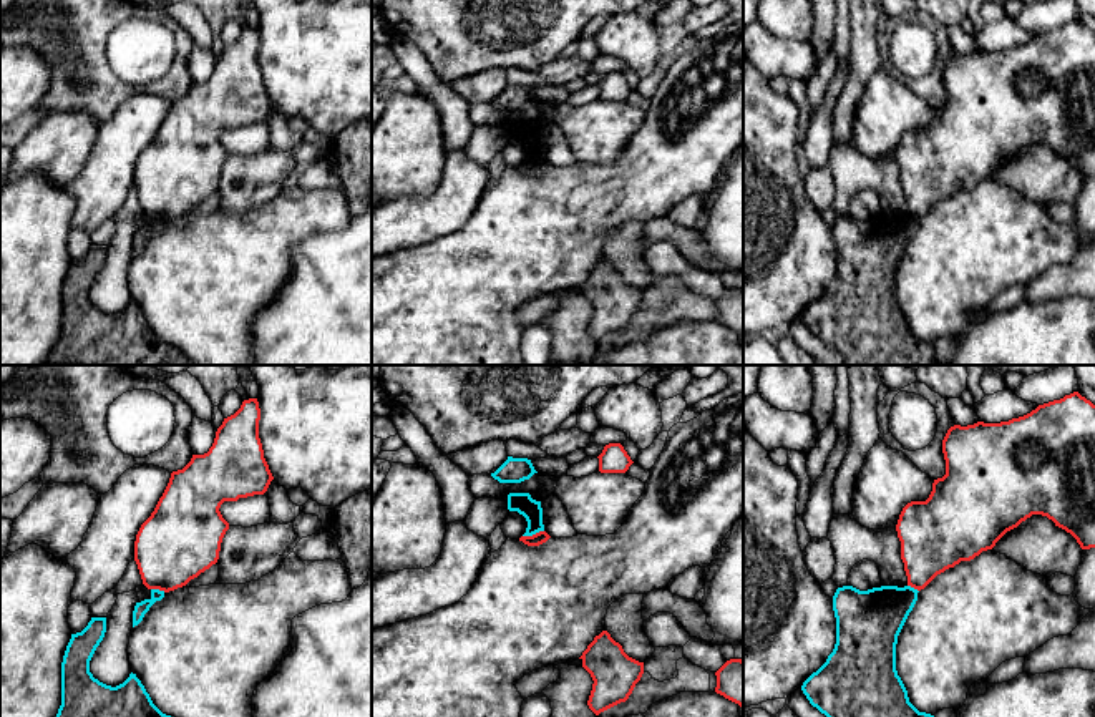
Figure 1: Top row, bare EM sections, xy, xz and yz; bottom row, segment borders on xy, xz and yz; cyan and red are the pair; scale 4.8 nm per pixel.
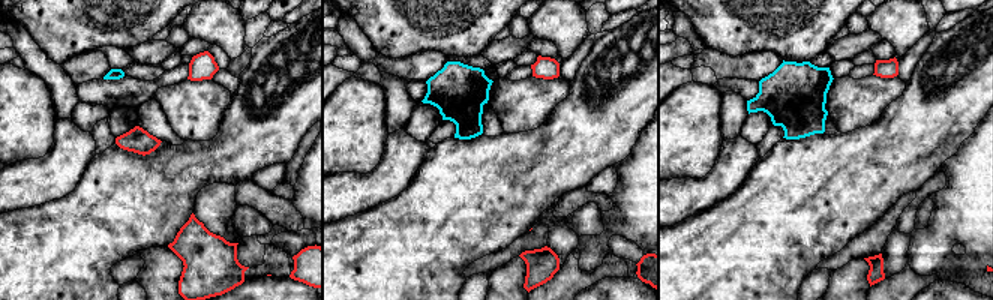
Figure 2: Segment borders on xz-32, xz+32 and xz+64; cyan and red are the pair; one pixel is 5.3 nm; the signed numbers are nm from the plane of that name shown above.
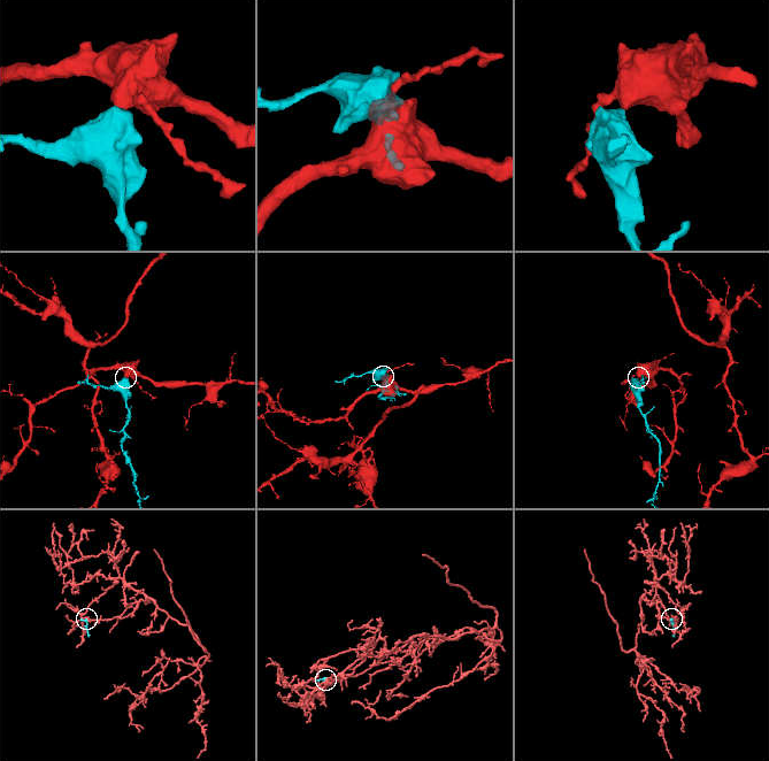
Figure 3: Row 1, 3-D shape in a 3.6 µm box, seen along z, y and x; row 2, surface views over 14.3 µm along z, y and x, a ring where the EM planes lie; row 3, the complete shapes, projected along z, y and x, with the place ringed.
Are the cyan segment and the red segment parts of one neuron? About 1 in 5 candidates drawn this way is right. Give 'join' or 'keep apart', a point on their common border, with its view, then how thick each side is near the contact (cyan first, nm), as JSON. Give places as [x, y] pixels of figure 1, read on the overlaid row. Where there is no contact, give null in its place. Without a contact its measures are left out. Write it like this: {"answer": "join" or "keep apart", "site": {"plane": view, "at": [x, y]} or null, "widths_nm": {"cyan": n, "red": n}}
{"answer": "keep apart", "site": {"plane": "xz", "at": [533, 533]}, "widths_nm": {"cyan": 100, "red": 60}}

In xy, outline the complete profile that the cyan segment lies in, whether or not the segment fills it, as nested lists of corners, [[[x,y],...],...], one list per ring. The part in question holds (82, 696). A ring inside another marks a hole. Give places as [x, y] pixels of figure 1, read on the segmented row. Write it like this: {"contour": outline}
{"contour": [[[91,617],[88,626],[66,646],[61,662],[61,705],[56,717],[171,717],[163,714],[151,700],[136,674],[116,685],[106,685],[90,672],[90,661],[106,632],[106,617]]]}

